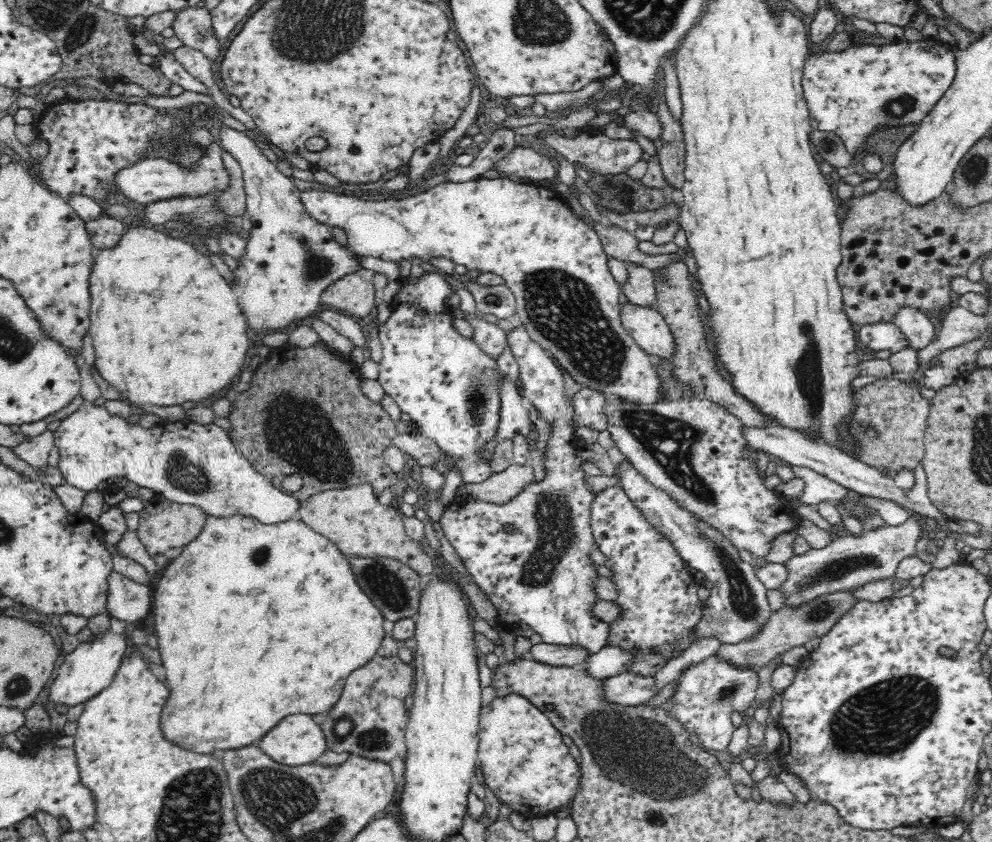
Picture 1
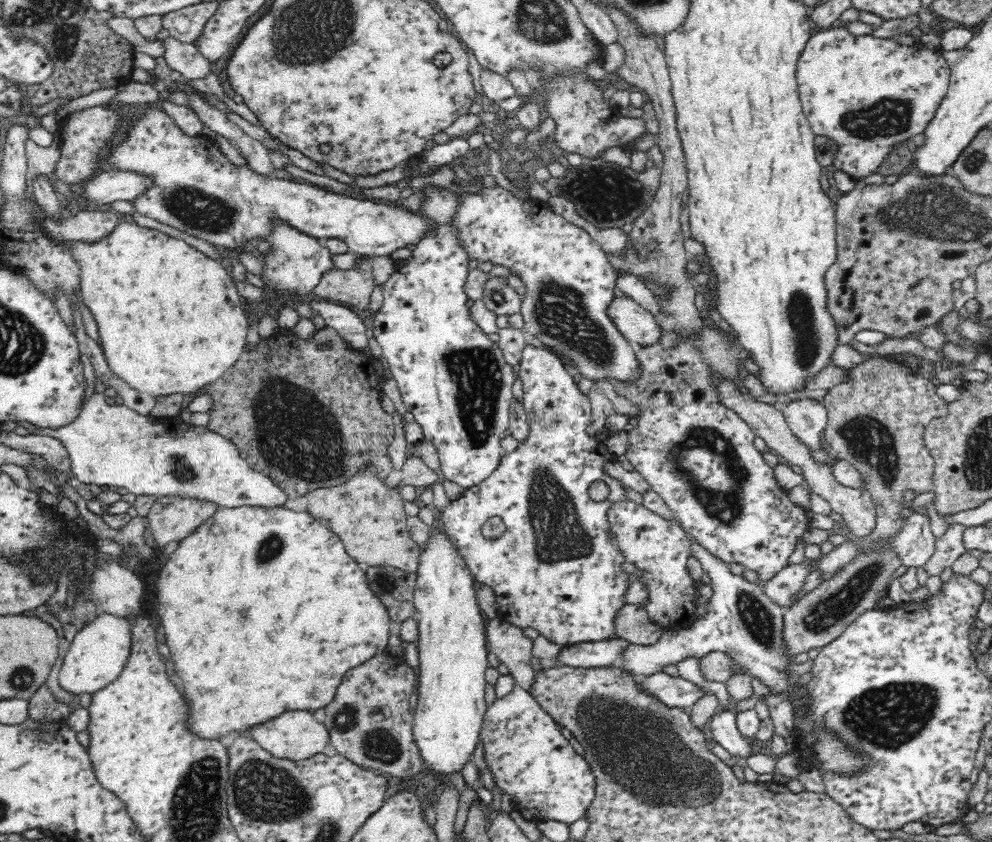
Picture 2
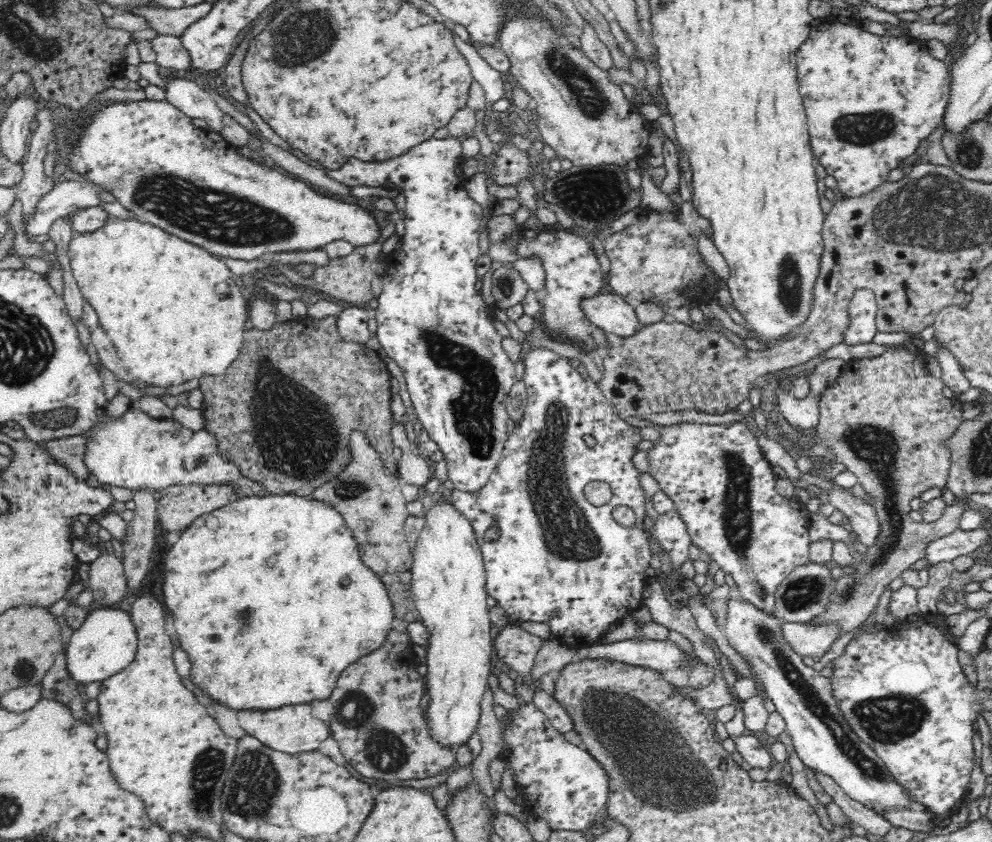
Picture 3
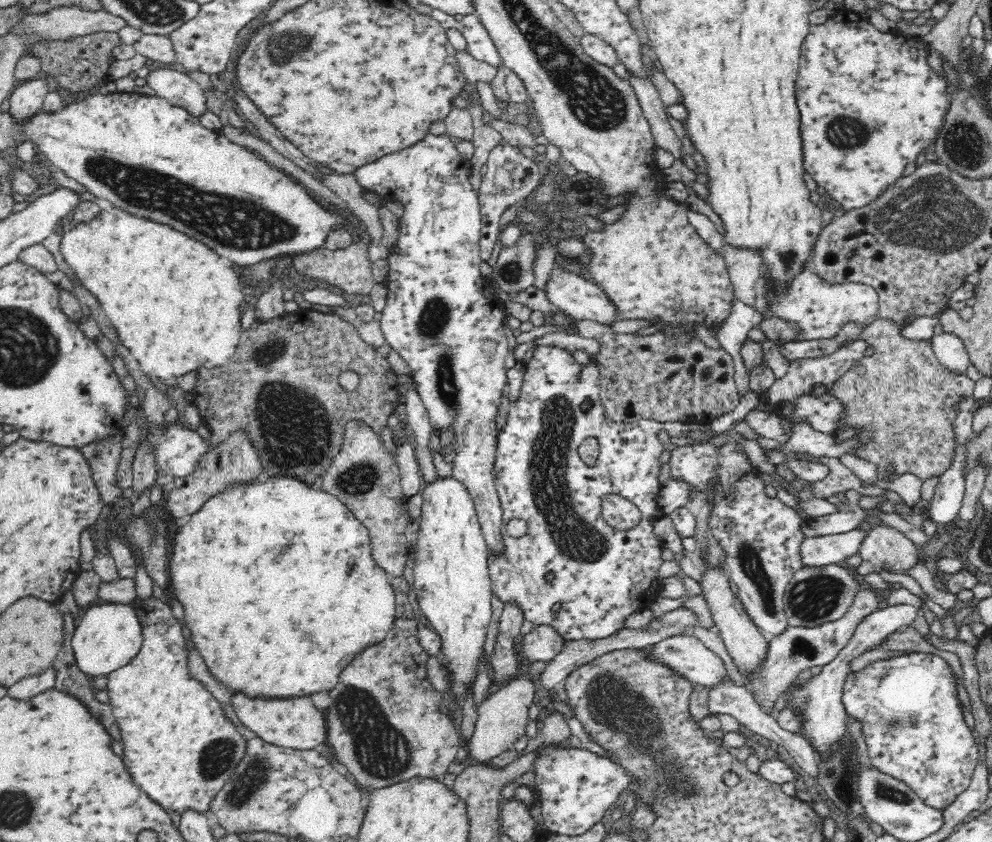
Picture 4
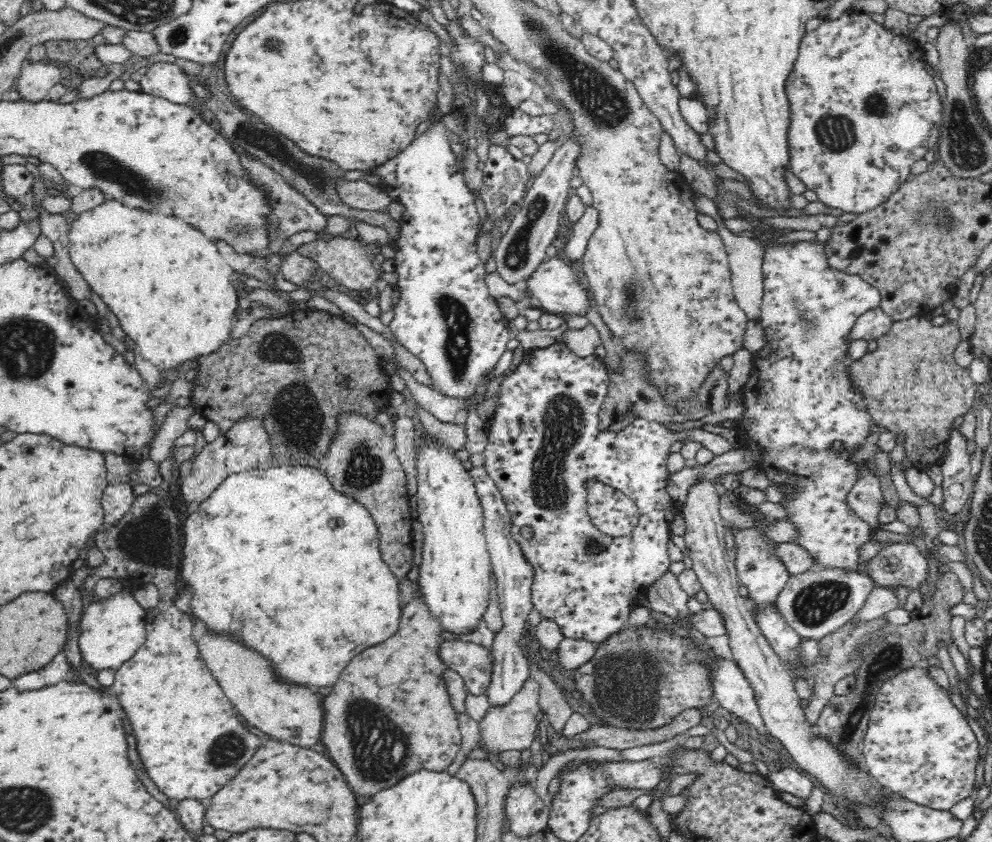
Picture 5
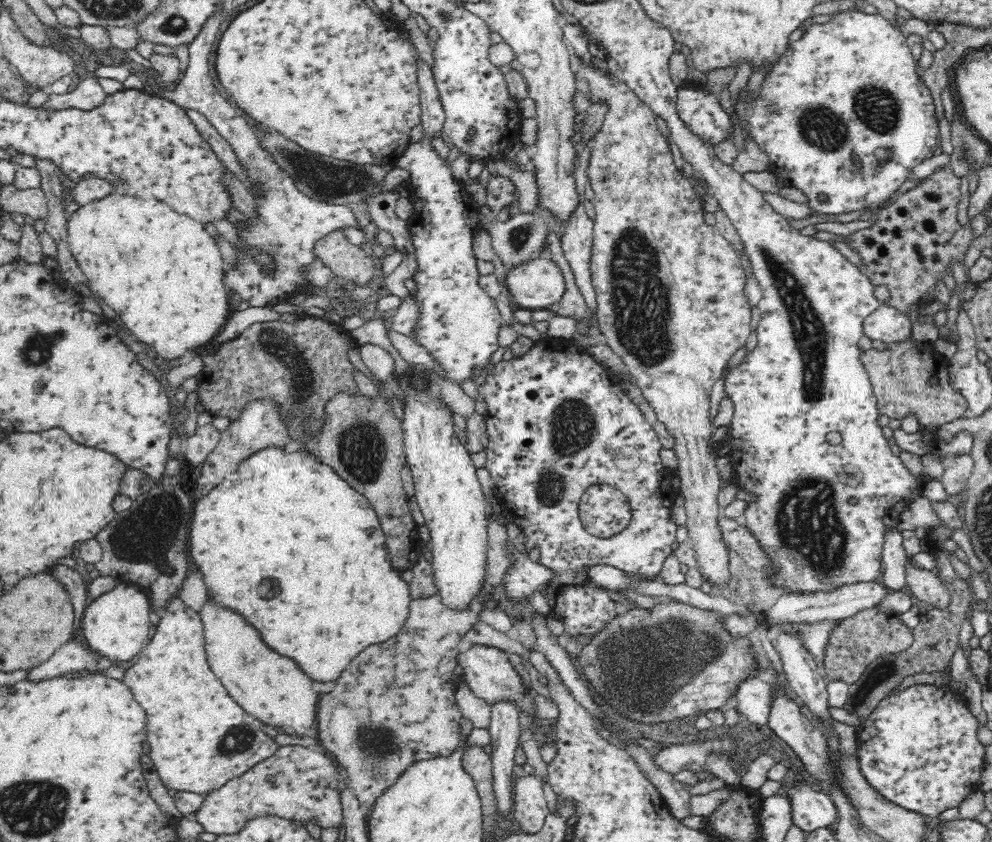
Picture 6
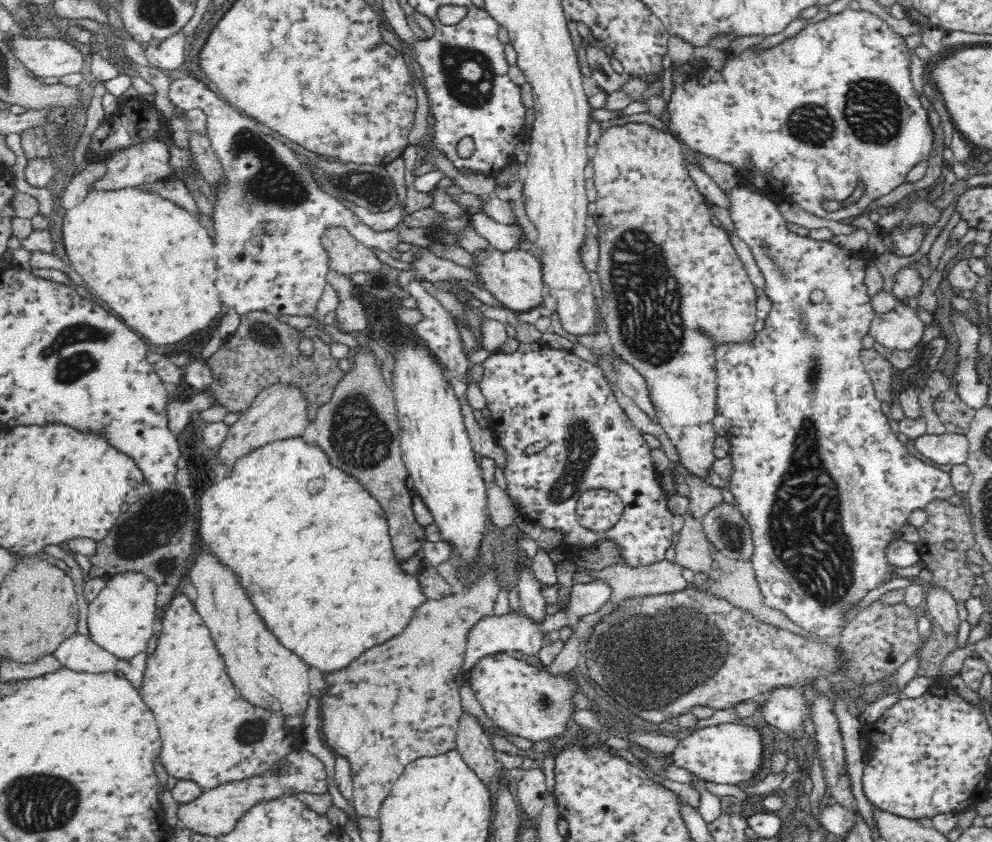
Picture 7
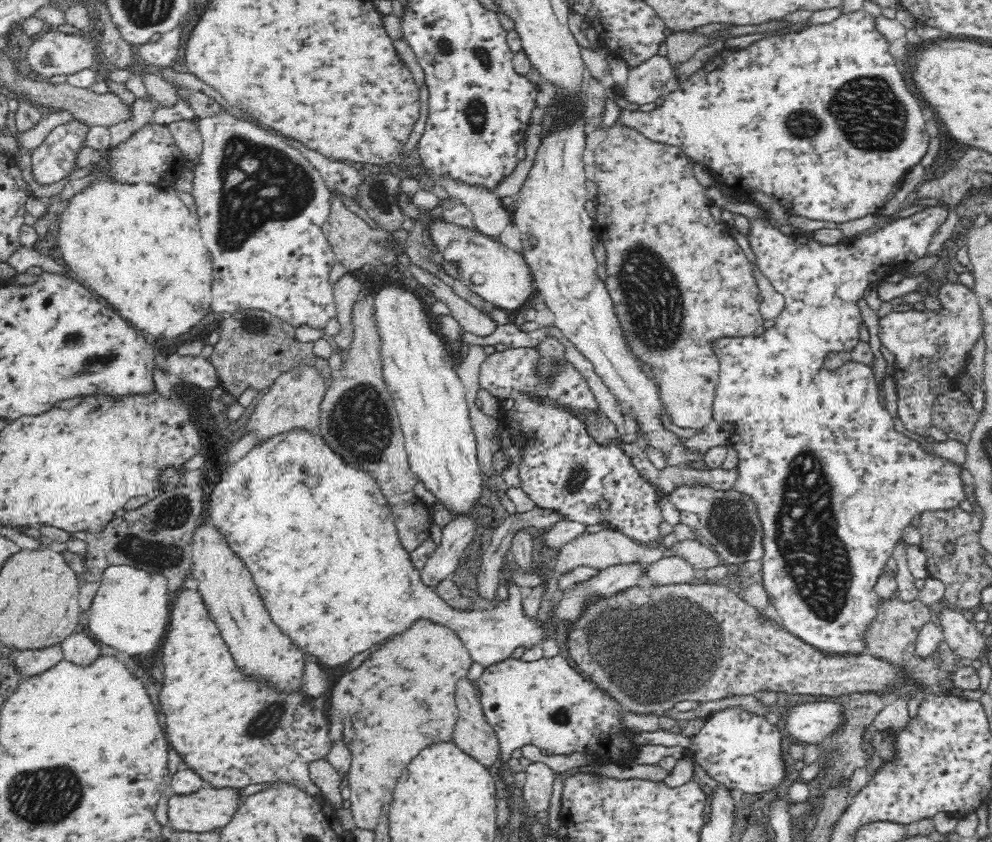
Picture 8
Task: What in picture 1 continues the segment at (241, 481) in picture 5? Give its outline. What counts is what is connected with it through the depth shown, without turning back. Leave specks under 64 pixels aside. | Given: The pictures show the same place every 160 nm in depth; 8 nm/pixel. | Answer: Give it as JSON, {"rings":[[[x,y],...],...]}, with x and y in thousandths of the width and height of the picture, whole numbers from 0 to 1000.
{"rings":[[[235,610],[227,614],[210,612],[204,632],[184,648],[182,658],[172,664],[163,676],[163,684],[153,708],[151,729],[154,736],[157,736],[156,748],[159,751],[157,754],[161,762],[159,772],[163,777],[161,779],[163,791],[167,796],[166,803],[169,803],[173,819],[173,827],[165,841],[165,872],[169,872],[169,876],[173,876],[175,881],[181,881],[183,886],[196,886],[192,891],[202,891],[208,895],[222,895],[222,891],[225,893],[232,888],[250,886],[252,882],[258,884],[258,880],[278,862],[286,850],[296,846],[319,848],[333,843],[343,829],[351,800],[378,780],[389,753],[385,745],[387,730],[359,690],[352,662],[347,660],[339,645],[319,632],[304,616],[266,622],[250,612]]]}

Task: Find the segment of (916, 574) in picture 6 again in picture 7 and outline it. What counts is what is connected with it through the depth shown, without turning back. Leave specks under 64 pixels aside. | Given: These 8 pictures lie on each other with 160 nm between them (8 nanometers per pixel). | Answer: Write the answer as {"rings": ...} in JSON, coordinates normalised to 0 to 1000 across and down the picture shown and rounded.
{"rings":[[[938,695],[933,703],[934,732],[940,734],[956,755],[966,755],[968,751],[964,716],[965,713],[947,696]]]}

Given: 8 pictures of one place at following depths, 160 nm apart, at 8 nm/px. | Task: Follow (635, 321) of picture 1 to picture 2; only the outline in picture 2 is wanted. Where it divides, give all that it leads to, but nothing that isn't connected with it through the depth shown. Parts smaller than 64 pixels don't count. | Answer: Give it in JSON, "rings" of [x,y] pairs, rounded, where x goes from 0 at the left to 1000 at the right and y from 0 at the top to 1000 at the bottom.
{"rings":[[[619,353],[611,368],[623,394],[641,412],[661,406],[666,395],[666,386],[658,373],[635,353]]]}

